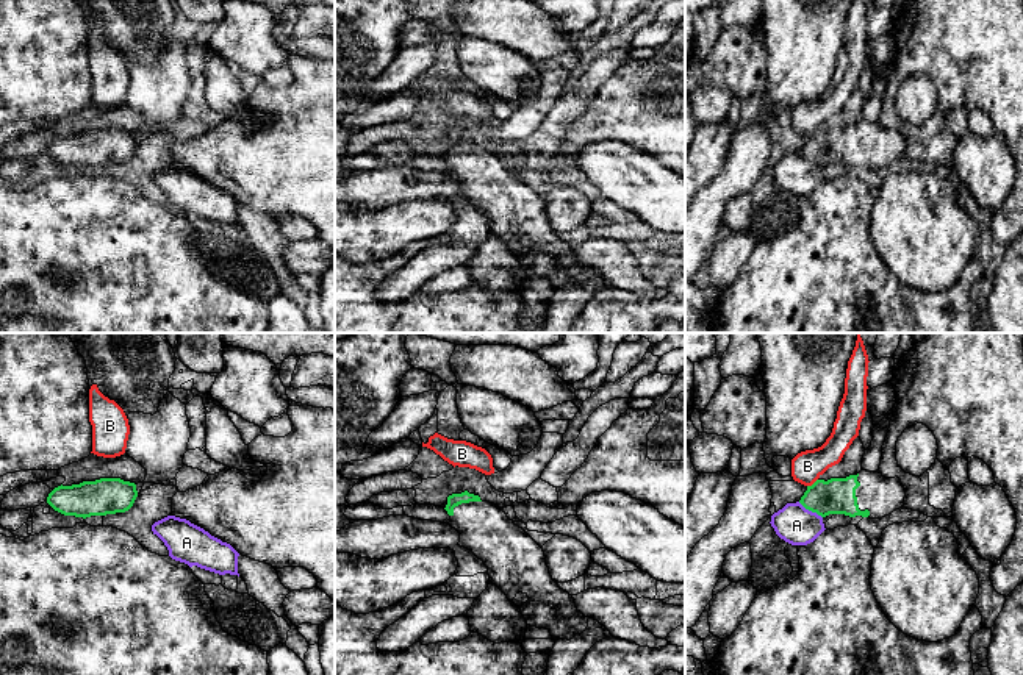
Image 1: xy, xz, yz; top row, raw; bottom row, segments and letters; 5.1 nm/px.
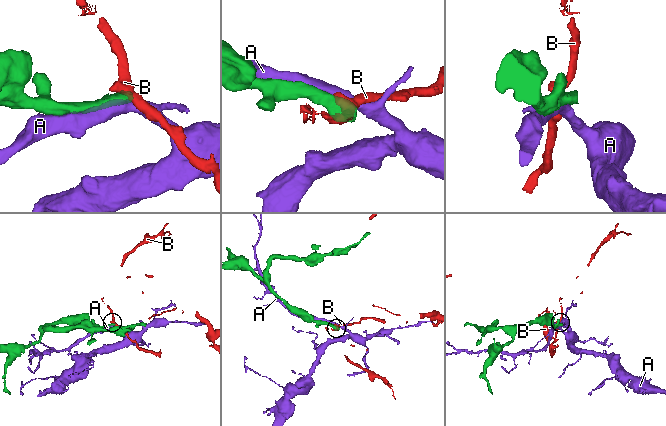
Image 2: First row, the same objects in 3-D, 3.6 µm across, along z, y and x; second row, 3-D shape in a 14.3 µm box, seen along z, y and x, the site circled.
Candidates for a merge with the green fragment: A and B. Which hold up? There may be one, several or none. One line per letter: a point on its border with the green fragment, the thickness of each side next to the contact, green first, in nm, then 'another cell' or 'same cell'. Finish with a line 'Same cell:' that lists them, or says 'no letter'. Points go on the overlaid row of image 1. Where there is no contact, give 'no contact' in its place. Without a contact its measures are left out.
A: yz (811, 510) | 190/200 nm | another cell
B: yz (814, 483) | 190/160 nm | another cell
Same cell: no letter

